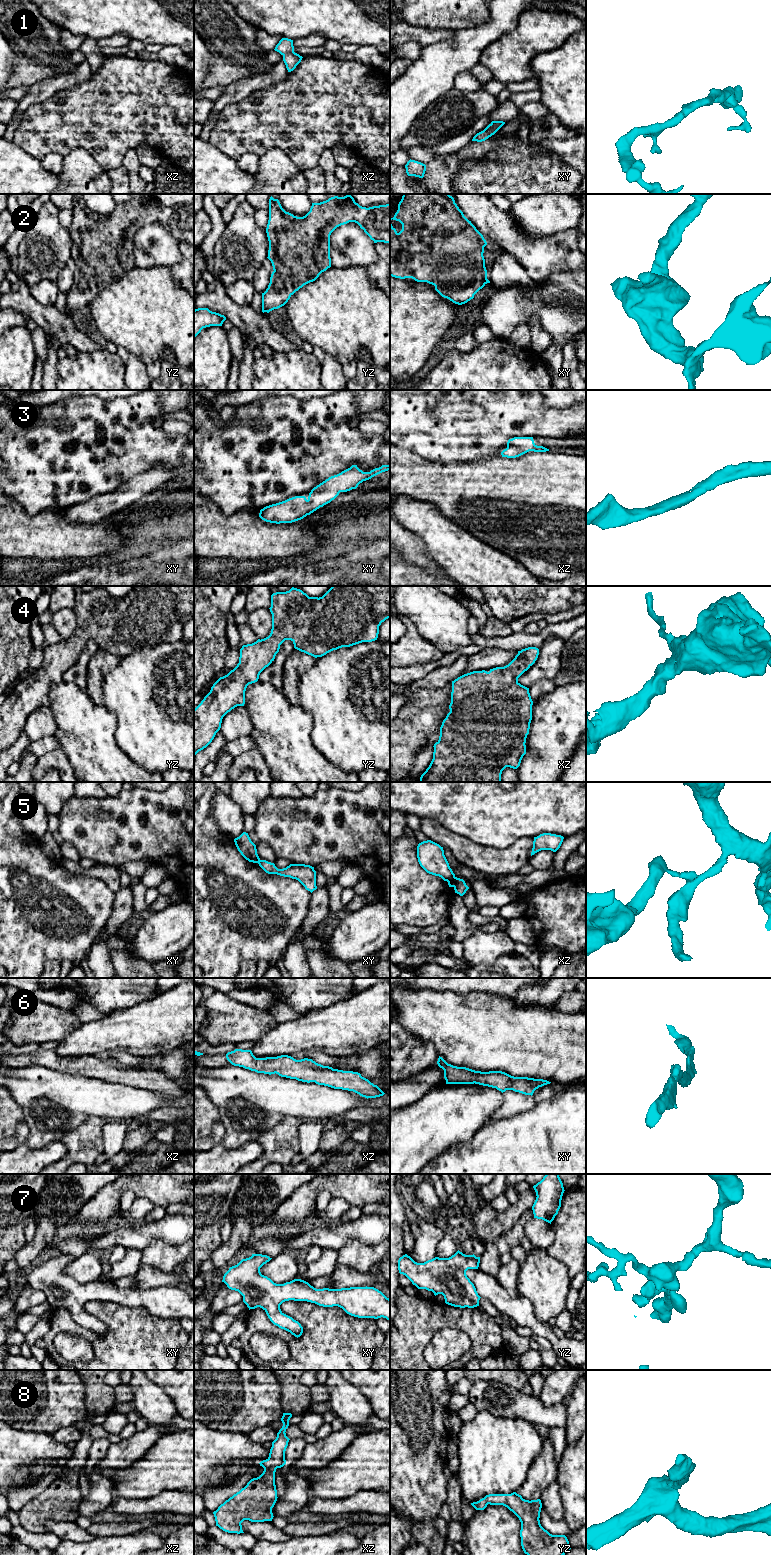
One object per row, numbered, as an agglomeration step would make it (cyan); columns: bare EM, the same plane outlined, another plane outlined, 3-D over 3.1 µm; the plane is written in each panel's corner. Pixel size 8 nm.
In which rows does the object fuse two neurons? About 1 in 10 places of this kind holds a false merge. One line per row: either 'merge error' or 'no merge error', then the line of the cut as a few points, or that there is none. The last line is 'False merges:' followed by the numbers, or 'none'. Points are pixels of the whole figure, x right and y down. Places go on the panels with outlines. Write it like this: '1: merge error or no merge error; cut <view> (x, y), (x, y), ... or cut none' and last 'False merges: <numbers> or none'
1: no merge error; cut none
2: no merge error; cut none
3: no merge error; cut none
4: no merge error; cut none
5: merge error; cut xz (455, 877), (453, 886)
6: no merge error; cut none
7: no merge error; cut none
8: no merge error; cut none
False merges: 5

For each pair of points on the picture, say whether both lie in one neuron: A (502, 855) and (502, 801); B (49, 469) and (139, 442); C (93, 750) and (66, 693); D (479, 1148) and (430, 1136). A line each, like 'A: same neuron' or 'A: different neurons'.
A: different neurons
B: same neuron
C: same neuron
D: different neurons

